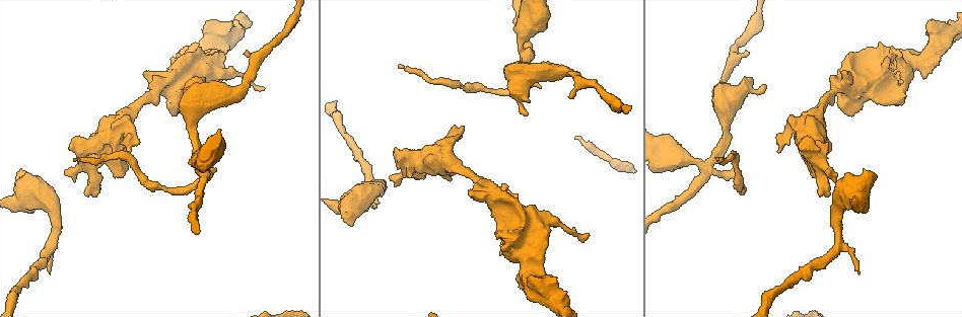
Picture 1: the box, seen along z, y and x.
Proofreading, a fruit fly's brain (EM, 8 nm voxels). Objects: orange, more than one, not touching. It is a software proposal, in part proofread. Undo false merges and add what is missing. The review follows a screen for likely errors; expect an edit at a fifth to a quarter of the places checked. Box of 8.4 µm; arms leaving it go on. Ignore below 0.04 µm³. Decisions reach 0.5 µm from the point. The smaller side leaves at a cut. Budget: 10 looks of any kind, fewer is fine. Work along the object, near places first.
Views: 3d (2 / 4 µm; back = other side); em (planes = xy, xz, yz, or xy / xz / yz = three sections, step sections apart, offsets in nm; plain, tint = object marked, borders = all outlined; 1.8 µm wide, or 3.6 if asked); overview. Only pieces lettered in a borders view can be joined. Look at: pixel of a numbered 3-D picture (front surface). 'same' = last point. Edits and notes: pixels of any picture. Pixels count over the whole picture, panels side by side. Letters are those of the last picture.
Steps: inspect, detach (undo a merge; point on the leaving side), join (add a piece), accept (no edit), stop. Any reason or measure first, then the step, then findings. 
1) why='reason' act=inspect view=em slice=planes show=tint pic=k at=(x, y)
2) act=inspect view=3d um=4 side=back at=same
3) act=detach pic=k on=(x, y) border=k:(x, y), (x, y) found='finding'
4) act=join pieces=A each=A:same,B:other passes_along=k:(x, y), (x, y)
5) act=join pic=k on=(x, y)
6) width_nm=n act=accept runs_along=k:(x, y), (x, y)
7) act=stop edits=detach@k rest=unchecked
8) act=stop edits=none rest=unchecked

why='stops while still wide' act=inspect view=em slice=planes show=borders pic=1 at=(753, 80)

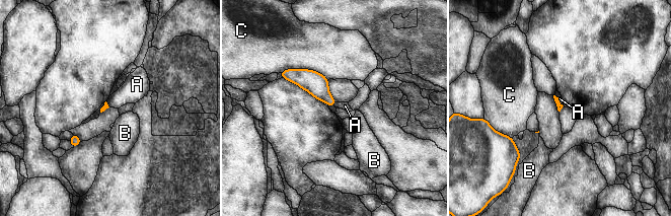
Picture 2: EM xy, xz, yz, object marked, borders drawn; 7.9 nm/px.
act=accept each=A:other,B:other,C:other border=2:(337, 102), (334, 106) found='no lettered piece goes on from it'

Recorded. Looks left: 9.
why='four-way junction' act=inspect view=3d um=2 pic=1 at=(525, 59)

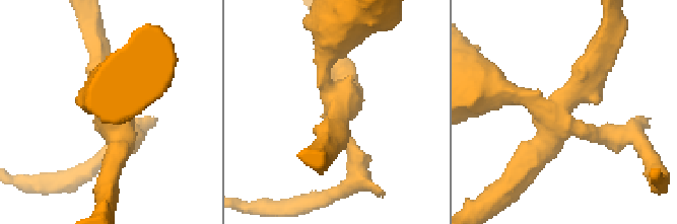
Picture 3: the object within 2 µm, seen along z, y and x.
arms=4 why='now the EM' act=inspect view=em um=3.6 slice=planes show=tint pic=3 at=(560, 111)

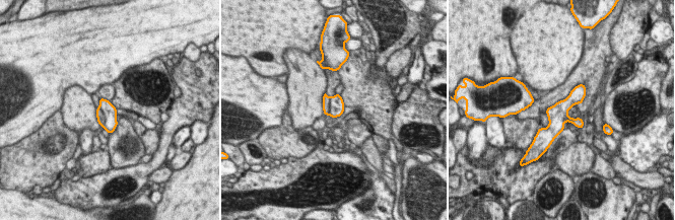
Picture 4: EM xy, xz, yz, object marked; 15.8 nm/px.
act=inspect view=em um=3.6 slice=planes show=borders at=same

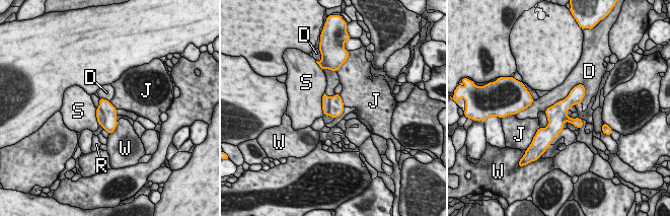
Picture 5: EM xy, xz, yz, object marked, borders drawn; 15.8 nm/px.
act=detach pic=5 on=(99, 115) each=D:other,J:other,R:other,S:other,W:other border=5:(98, 108), (102, 114), (102, 126) found='a second neuron is stuck on'

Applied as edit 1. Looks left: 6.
why='branch stops here' act=inspect view=3d um=4 pic=1 at=(451, 128)

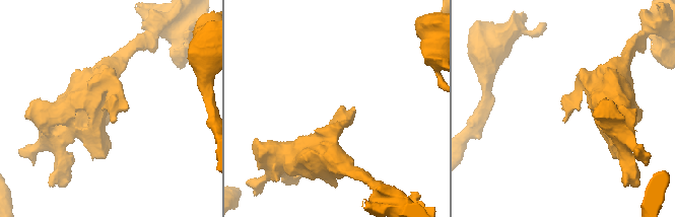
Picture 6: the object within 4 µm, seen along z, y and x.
act=inspect view=em slice=planes show=borders pic=6 at=(341, 111)

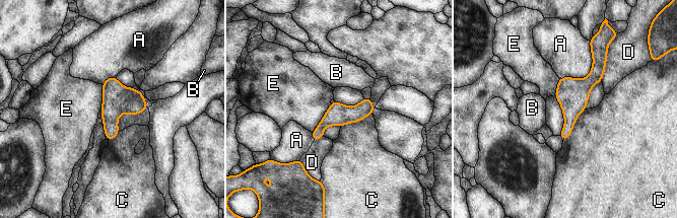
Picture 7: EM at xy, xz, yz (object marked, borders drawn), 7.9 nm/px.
act=accept each=A:other,B:other,C:other,D:other,E:other border=7:(102, 84), (102, 108), (99, 111) found='none of them fits'

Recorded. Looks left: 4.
act=stop edits=detach@5 rest=unchecked

